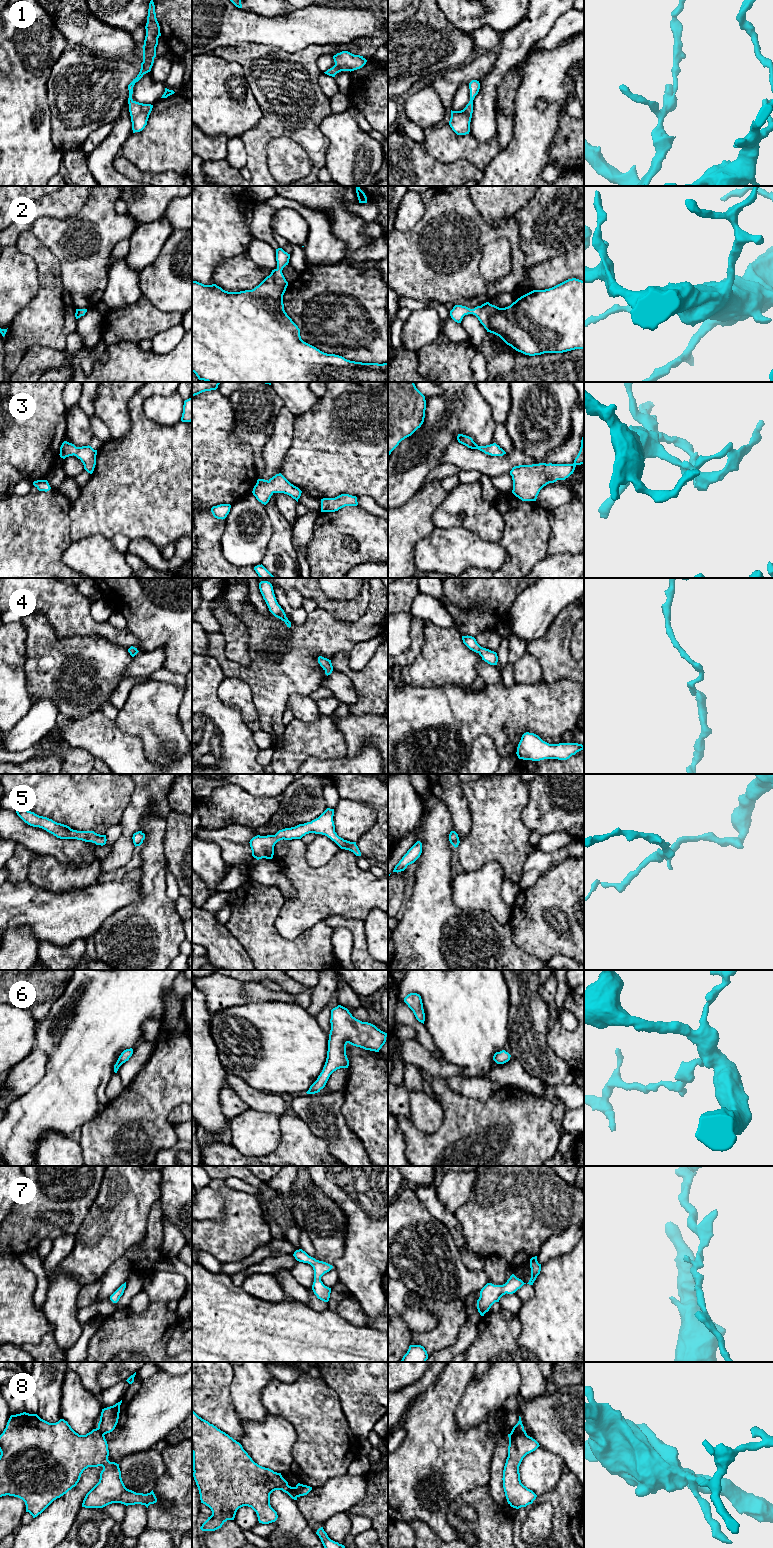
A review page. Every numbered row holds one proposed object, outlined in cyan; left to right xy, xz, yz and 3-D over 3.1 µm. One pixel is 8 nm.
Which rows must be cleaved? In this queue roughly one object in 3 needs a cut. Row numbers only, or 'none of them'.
8

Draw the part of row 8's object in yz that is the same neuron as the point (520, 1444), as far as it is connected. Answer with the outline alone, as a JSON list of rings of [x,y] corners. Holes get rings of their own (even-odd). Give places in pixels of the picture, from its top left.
[[[525,1430],[510,1433],[508,1457],[503,1470],[503,1488],[508,1504],[516,1509],[532,1504],[537,1495],[521,1483],[519,1466],[523,1458],[540,1445]]]

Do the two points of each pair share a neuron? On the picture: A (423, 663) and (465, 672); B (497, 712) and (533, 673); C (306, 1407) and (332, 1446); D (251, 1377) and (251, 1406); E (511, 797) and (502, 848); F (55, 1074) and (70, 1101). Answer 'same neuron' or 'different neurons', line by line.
A: same neuron
B: different neurons
C: same neuron
D: same neuron
E: same neuron
F: same neuron

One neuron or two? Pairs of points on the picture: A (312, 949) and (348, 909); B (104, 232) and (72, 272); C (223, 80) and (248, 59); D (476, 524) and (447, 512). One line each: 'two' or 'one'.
A: two
B: one
C: two
D: one

